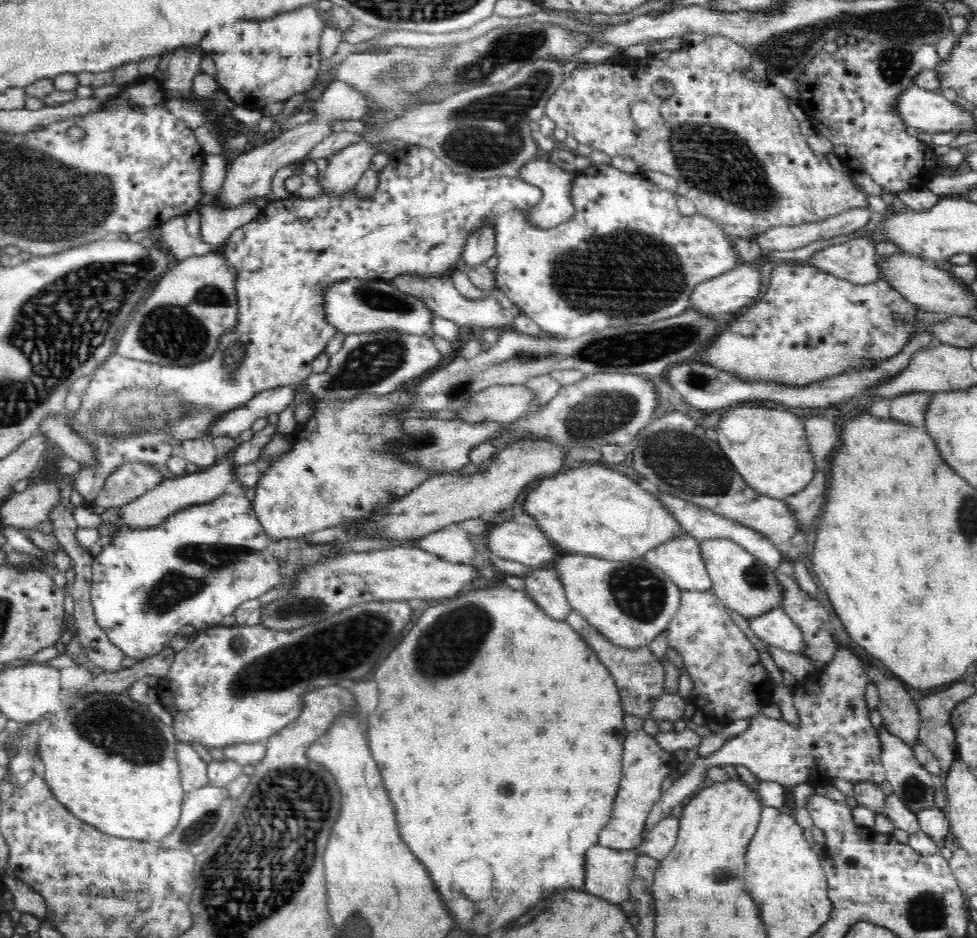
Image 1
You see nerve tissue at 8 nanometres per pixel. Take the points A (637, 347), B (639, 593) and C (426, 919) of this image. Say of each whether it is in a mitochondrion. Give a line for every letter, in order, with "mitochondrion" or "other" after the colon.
A: mitochondrion
B: mitochondrion
C: other

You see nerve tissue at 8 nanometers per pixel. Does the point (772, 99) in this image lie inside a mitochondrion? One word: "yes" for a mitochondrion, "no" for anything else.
no

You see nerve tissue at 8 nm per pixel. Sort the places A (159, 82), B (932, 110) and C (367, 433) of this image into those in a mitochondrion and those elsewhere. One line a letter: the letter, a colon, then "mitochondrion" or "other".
A: other
B: other
C: mitochondrion

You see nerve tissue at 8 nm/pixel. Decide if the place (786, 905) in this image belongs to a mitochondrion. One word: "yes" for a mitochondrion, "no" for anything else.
no

